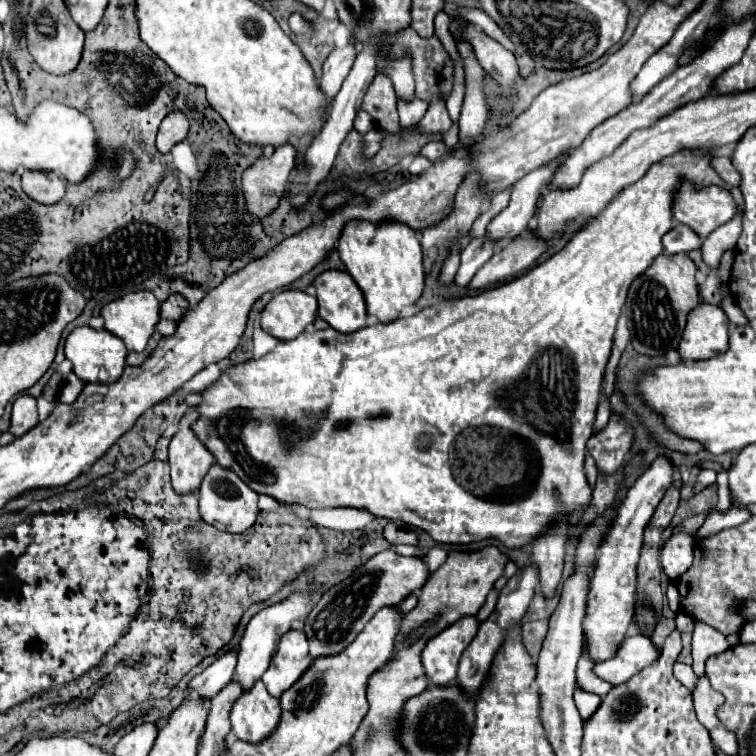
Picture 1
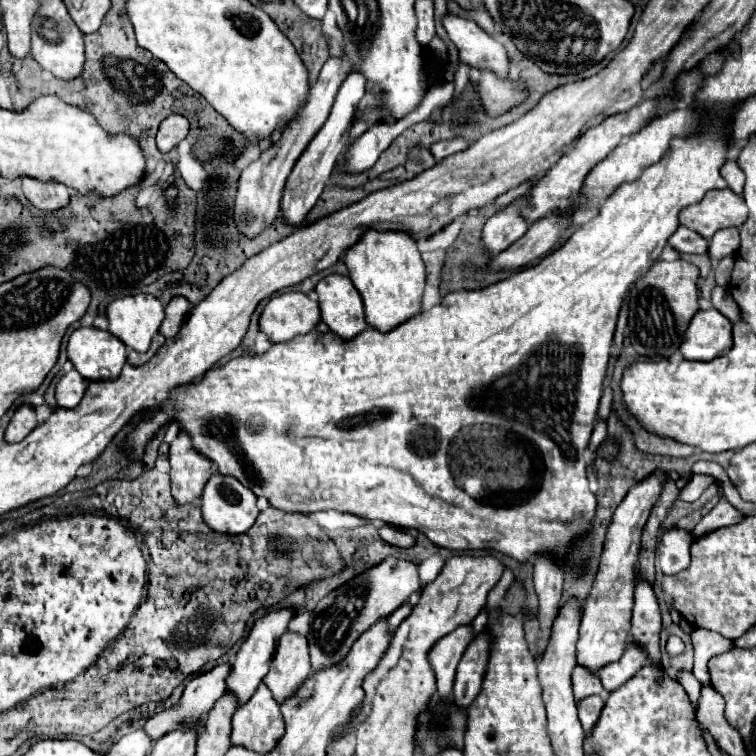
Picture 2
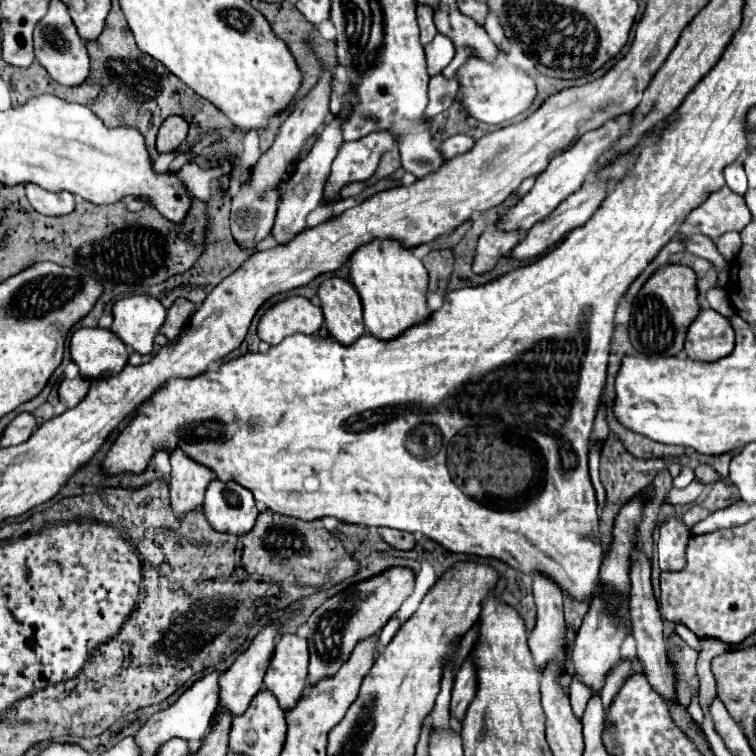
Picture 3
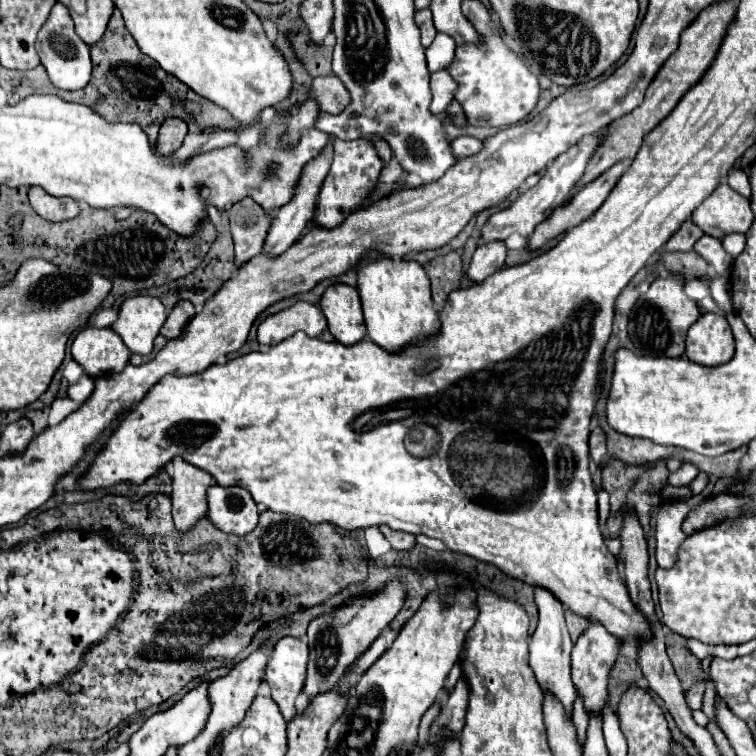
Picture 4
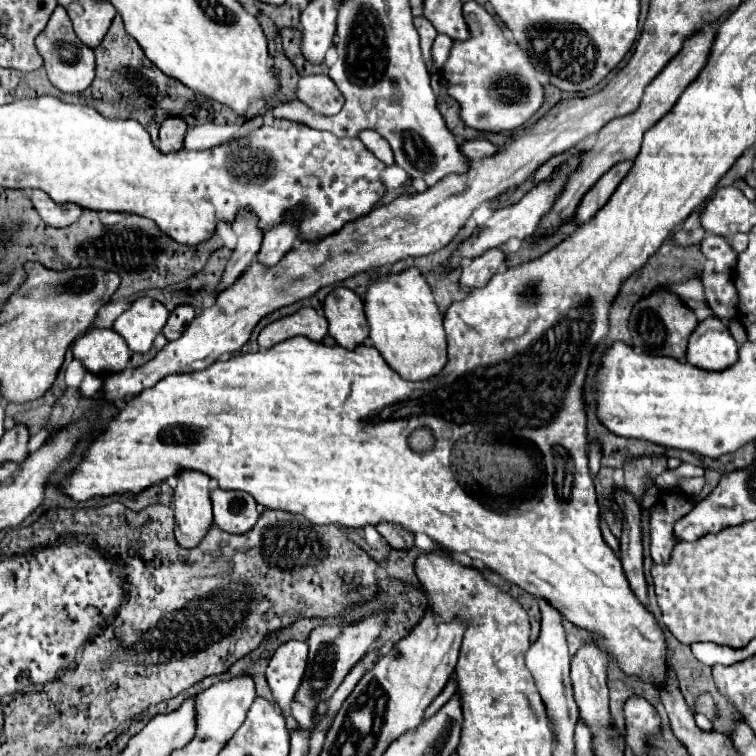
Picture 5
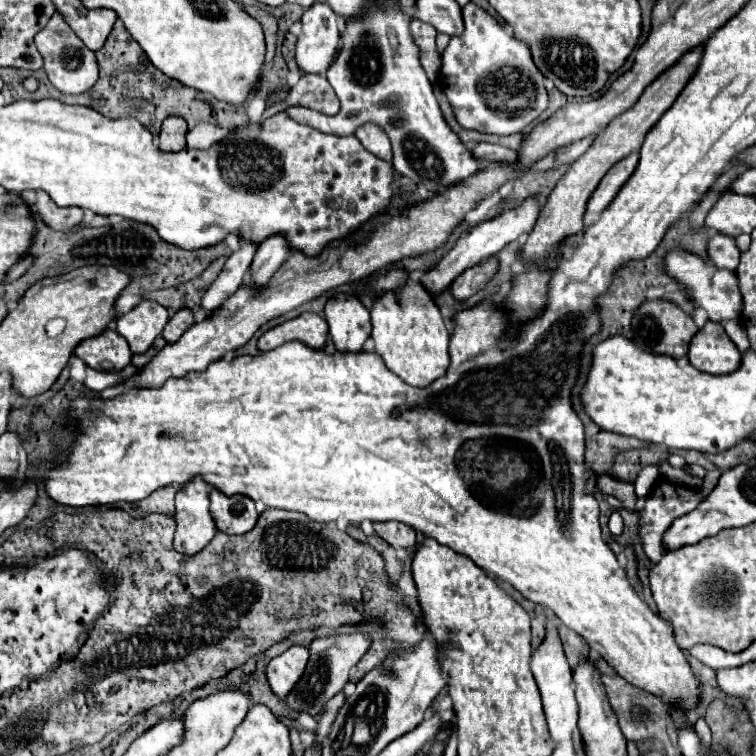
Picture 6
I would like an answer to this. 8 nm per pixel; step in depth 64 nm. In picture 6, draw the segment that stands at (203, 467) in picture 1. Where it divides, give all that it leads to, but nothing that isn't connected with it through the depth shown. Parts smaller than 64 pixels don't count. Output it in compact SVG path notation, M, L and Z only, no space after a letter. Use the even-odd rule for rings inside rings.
M194 476L176 492L176 534L174 548L182 554L200 552L216 534L210 516L210 486L202 476Z

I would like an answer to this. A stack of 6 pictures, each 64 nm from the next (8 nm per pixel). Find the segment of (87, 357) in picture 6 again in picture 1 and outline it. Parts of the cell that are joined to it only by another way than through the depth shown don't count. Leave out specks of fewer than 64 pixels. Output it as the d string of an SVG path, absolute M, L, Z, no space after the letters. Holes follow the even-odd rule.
M90 326L74 328L66 338L64 352L82 382L96 382L102 366L108 370L108 382L116 382L126 366L126 346L108 330L94 330Z

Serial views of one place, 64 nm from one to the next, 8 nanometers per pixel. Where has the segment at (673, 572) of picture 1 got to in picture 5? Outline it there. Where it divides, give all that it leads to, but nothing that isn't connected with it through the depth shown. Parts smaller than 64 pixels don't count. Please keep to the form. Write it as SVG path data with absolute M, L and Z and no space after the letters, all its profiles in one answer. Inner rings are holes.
M662 490L656 506L650 512L650 554L654 564L666 564L676 546L674 524L694 508L694 498L680 490Z

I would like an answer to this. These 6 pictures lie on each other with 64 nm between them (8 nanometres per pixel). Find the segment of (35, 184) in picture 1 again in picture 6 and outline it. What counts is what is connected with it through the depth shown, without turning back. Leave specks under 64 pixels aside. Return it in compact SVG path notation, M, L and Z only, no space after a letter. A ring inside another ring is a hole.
M36 192L36 210L42 222L52 230L70 230L80 224L84 216L82 208L60 208L52 204L52 198L48 198L46 192Z

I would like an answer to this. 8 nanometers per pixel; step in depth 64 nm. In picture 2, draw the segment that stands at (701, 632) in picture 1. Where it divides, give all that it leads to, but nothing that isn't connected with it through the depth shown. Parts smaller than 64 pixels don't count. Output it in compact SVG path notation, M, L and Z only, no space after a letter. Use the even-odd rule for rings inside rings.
M694 628L692 632L692 646L694 646L694 670L692 674L700 680L700 684L710 684L708 676L708 660L716 654L722 654L734 646L732 640L706 630L706 628Z

